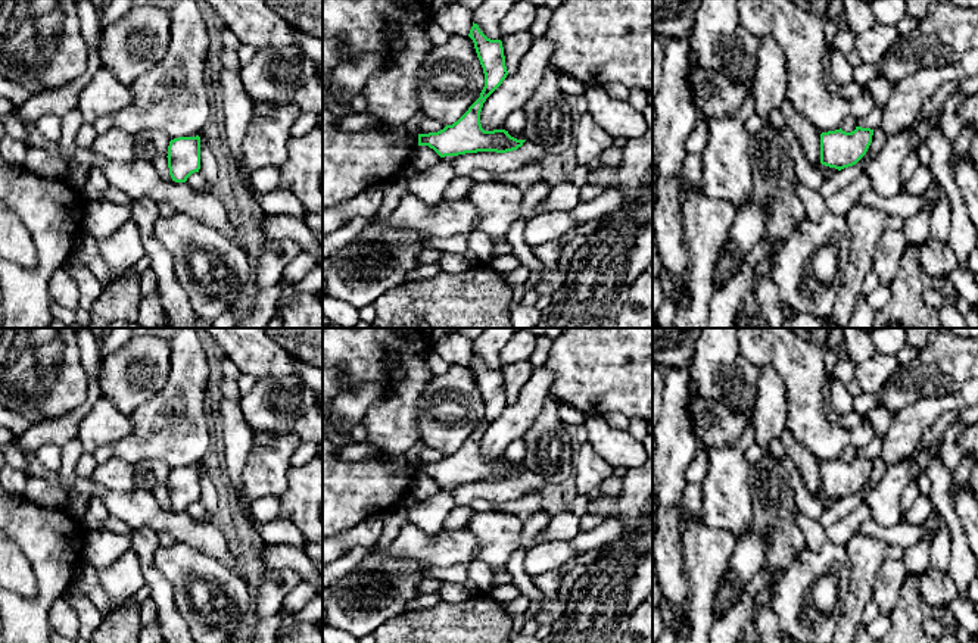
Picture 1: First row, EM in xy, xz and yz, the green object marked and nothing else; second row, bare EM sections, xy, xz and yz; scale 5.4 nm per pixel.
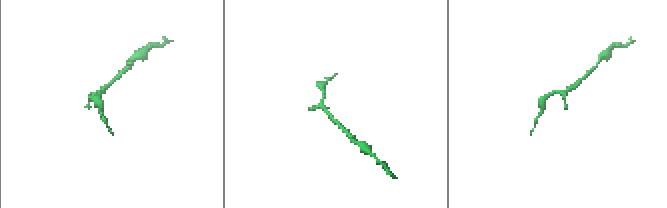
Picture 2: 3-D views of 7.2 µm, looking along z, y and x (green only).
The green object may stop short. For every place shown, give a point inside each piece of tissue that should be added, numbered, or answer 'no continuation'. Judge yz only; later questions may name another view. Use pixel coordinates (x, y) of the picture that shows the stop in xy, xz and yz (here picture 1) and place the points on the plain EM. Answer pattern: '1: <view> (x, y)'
no continuation

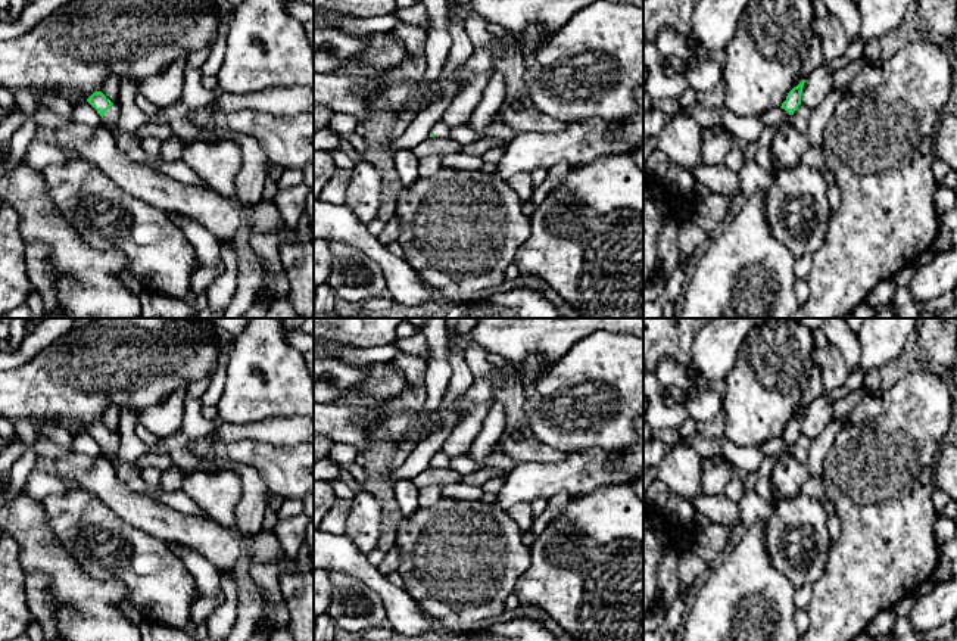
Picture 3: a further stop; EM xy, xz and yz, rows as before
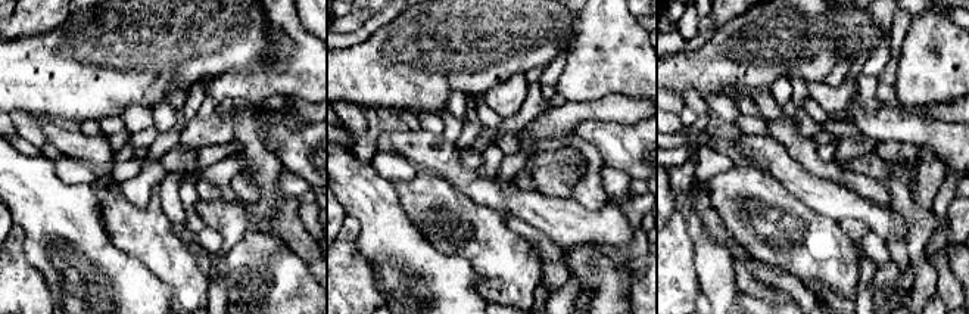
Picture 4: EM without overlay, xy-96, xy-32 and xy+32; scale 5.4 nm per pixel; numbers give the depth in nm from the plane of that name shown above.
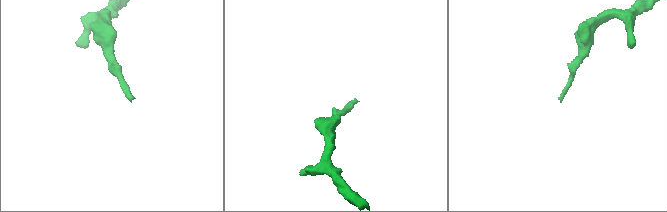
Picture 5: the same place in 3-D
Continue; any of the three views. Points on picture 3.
1: xy (111, 447)

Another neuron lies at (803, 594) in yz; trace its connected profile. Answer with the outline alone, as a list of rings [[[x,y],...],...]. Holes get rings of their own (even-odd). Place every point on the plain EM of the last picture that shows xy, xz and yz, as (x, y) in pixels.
[[[810,584],[795,588],[795,592],[794,592],[795,609],[807,609],[808,601],[811,598],[811,589],[813,589],[813,585]]]

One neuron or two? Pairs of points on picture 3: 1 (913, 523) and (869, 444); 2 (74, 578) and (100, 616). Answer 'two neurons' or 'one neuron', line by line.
1: one neuron
2: one neuron

